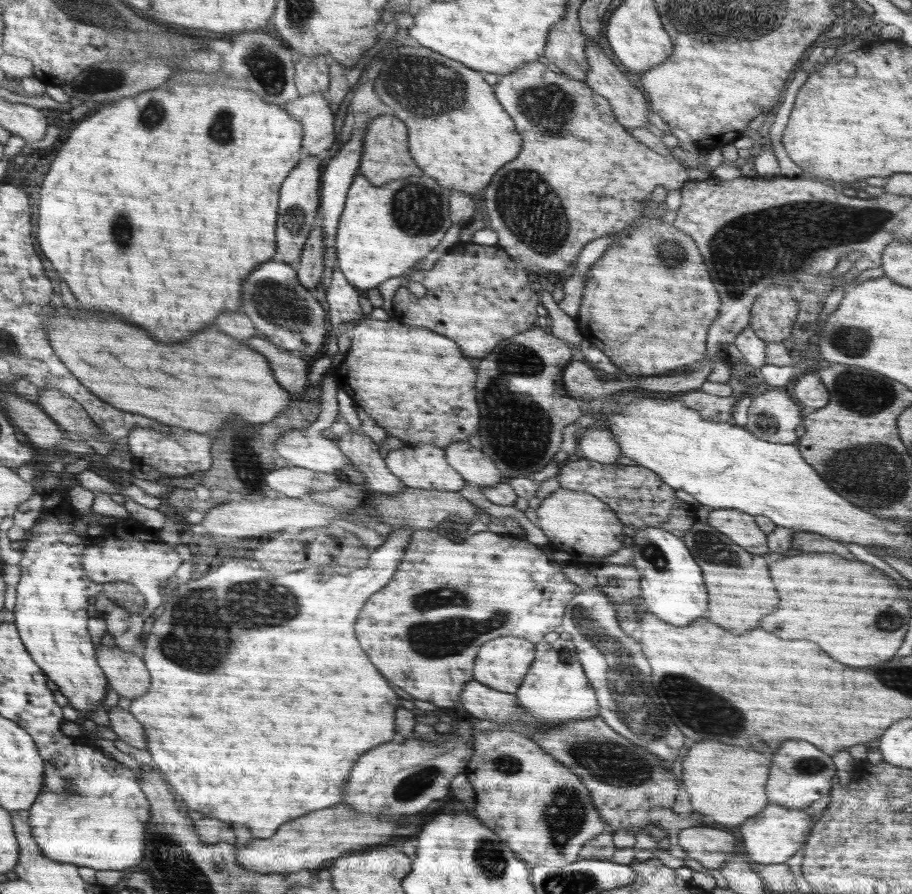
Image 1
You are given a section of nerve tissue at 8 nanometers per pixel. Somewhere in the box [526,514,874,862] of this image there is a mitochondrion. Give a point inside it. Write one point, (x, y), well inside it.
(627, 687)

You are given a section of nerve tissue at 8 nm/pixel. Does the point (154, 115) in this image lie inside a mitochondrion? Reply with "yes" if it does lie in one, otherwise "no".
yes

